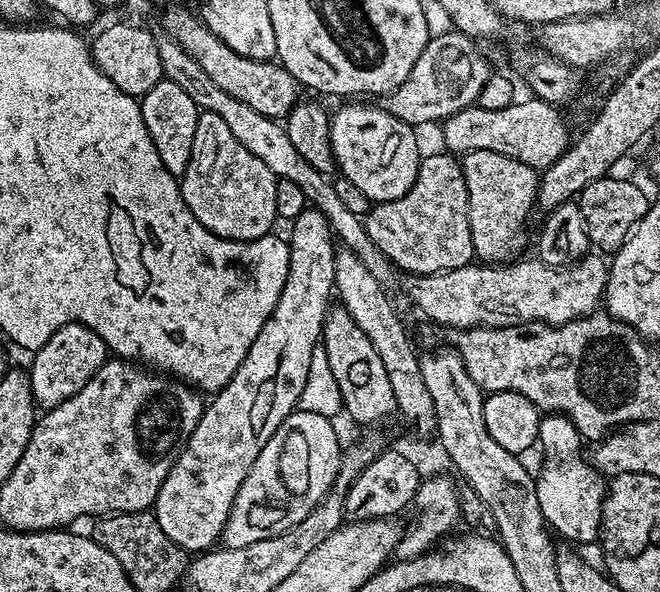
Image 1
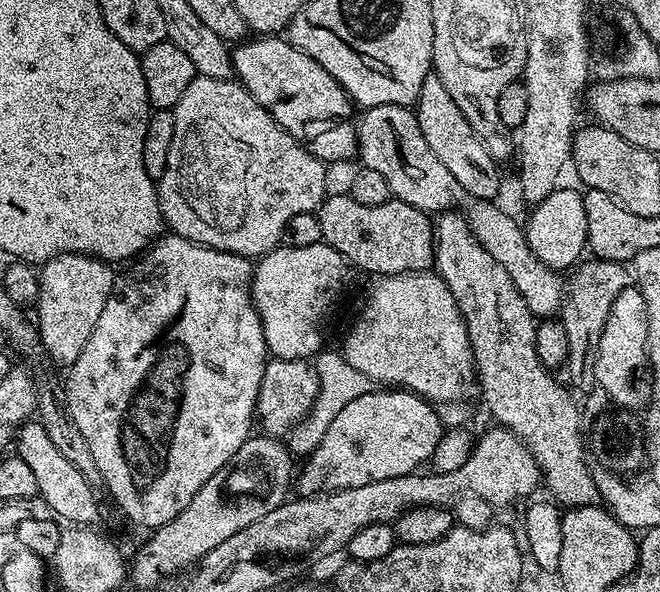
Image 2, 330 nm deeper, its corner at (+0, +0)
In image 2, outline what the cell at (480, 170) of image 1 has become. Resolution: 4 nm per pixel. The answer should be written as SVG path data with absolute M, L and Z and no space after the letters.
M429 74L422 82L422 90L414 105L414 111L430 150L438 154L442 166L446 166L446 170L450 170L450 174L454 174L460 185L477 200L493 201L502 179L502 172L496 169L499 168L497 161L492 160L490 154L486 154L474 130L470 130L470 122L466 122L462 110L454 106L454 98L446 94L446 86L442 86L435 74Z

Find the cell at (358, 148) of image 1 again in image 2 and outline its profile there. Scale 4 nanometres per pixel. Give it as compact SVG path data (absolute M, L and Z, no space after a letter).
M264 34L252 39L256 40L237 43L231 49L232 71L244 89L255 100L259 100L288 133L297 138L303 137L308 151L321 160L340 160L351 148L353 151L353 141L351 144L344 137L348 132L348 124L340 120L350 106L344 87L326 70L322 70L314 58L299 52L287 39L276 34Z

